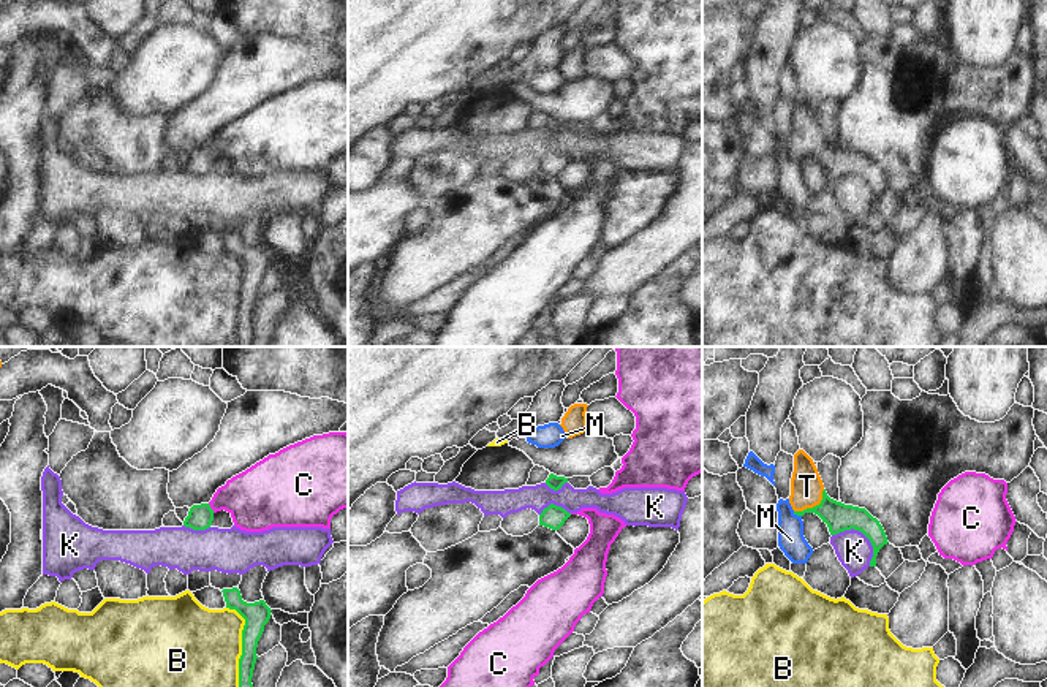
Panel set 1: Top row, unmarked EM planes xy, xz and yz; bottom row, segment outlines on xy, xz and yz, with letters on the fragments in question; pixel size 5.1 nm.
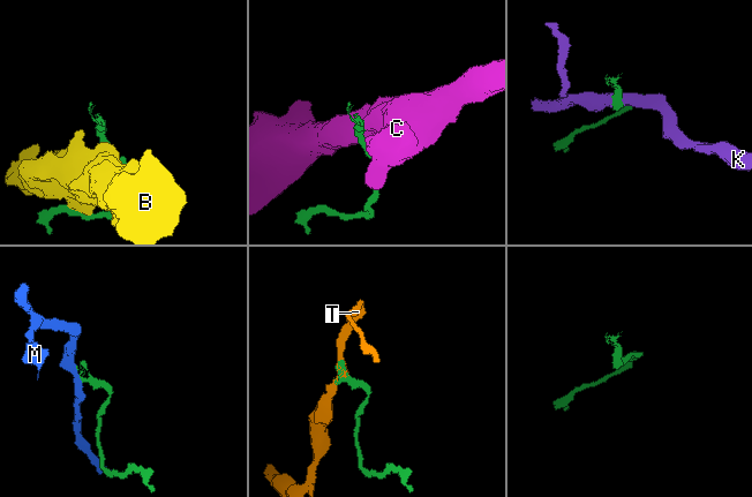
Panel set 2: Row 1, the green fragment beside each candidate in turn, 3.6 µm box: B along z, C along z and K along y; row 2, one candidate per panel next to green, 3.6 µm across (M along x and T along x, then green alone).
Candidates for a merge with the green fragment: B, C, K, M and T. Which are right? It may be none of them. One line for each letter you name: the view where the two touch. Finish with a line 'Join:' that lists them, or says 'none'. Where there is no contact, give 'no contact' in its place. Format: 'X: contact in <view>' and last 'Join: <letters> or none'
T: contact in yz
Join: T

